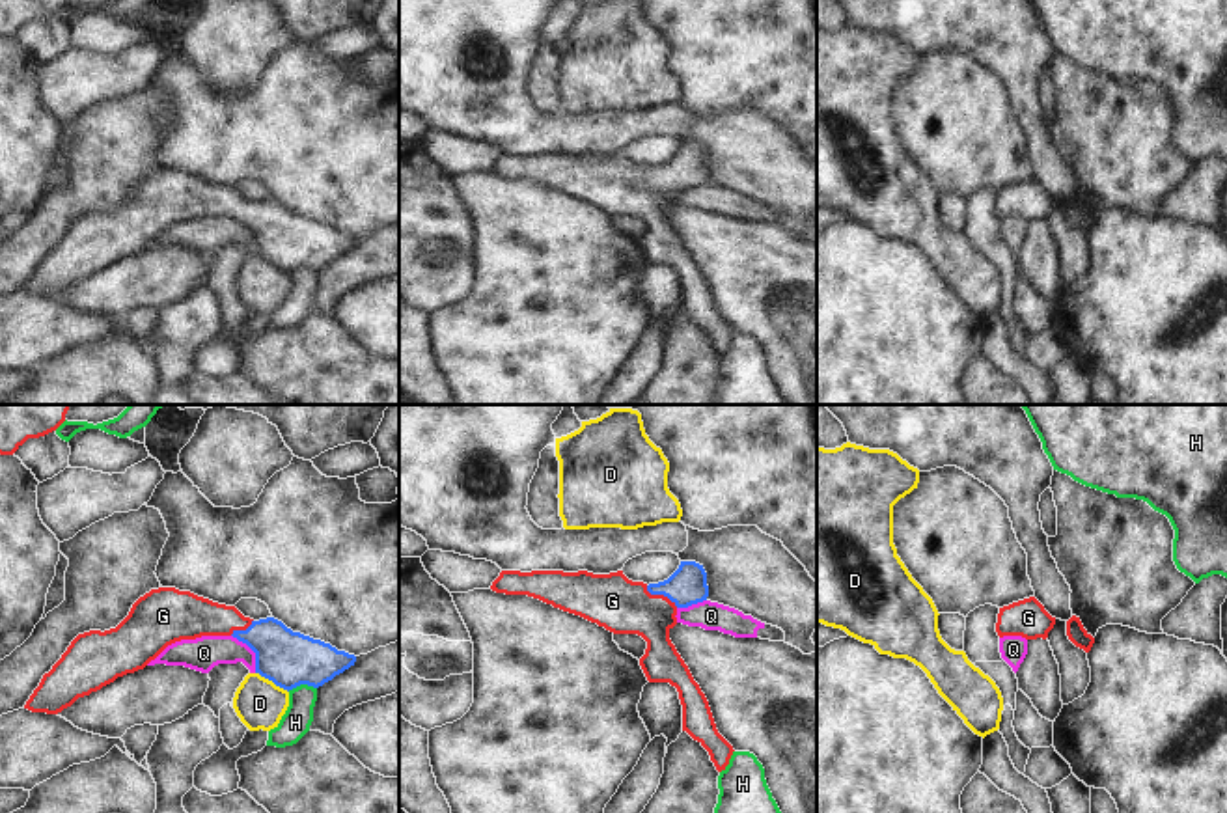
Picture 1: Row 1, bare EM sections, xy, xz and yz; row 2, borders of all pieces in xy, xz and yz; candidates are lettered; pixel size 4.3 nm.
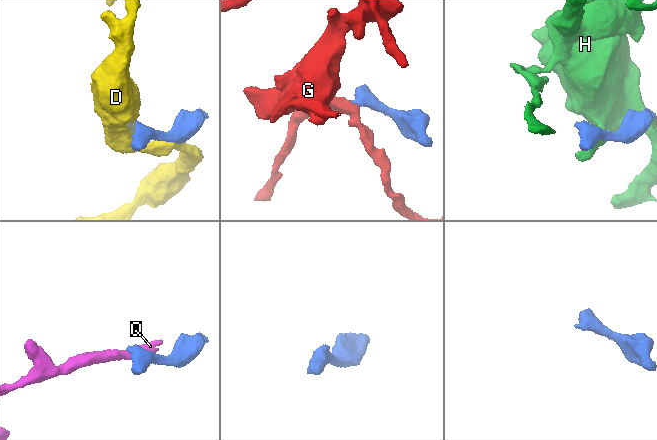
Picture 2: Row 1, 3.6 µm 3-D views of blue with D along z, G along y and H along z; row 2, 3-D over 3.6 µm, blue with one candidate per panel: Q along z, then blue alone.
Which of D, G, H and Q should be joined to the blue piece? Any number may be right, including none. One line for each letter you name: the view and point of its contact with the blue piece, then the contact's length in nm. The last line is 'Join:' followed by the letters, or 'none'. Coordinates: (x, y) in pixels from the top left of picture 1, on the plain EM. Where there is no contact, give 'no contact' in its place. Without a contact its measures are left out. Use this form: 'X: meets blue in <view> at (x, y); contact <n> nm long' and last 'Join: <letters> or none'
G: meets blue in xz at (661, 176); contact 170 nm long
Join: G

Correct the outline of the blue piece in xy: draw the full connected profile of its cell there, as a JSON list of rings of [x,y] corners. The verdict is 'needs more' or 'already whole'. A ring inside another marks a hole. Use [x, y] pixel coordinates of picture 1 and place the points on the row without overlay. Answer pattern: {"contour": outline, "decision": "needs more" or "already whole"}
{"contour": [[[175,170],[151,172],[110,213],[78,216],[43,257],[24,291],[58,296],[117,259],[144,252],[168,227],[201,218],[233,218],[255,235],[255,255],[283,272],[323,269],[354,248],[356,239],[293,214],[274,200],[254,203],[235,188]]], "decision": "needs more"}

